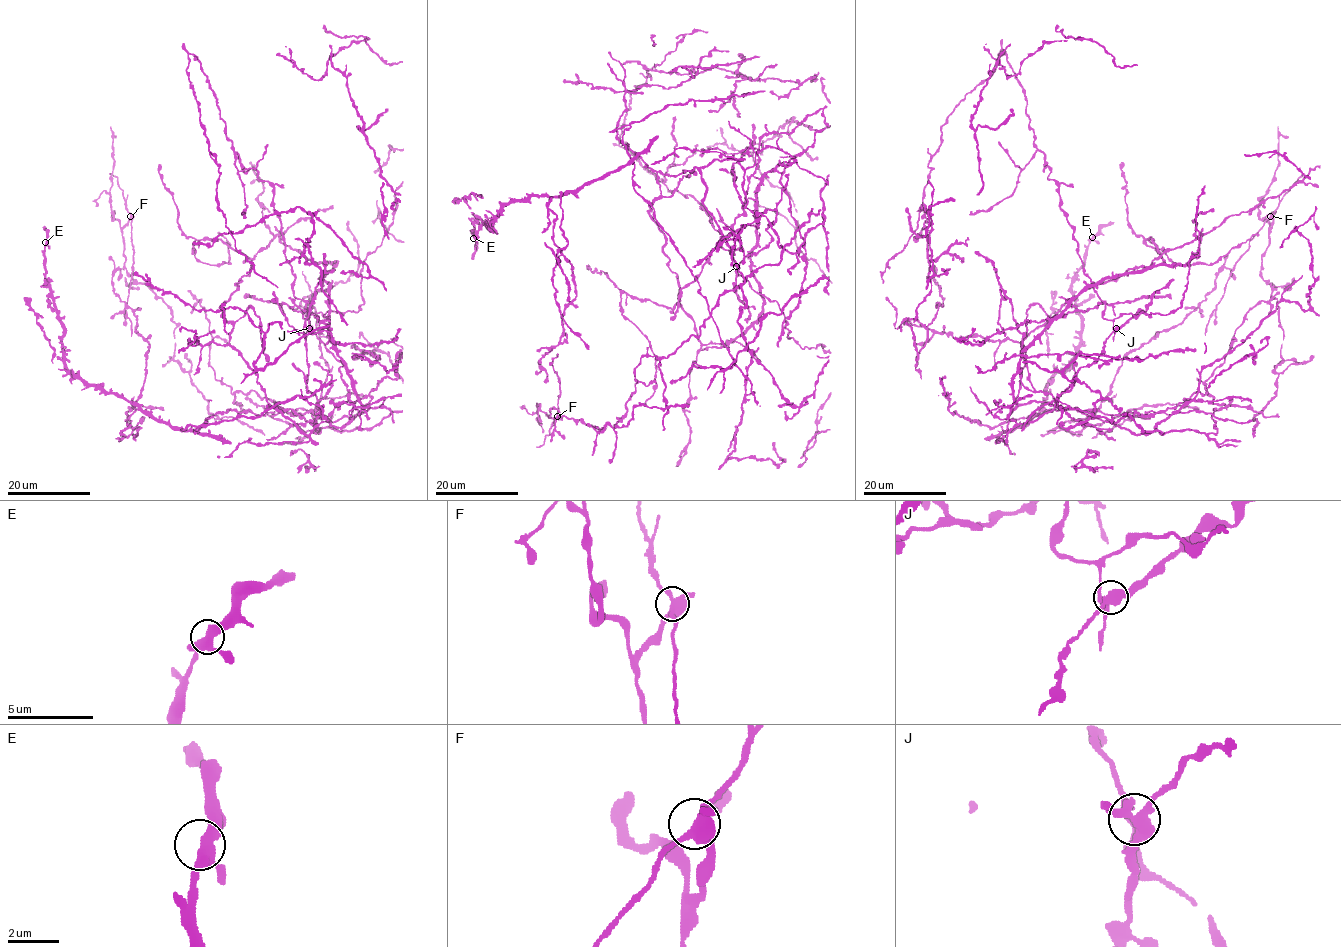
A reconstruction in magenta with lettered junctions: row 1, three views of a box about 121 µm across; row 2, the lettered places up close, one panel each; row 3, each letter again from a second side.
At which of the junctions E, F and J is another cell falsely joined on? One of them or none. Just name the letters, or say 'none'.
F

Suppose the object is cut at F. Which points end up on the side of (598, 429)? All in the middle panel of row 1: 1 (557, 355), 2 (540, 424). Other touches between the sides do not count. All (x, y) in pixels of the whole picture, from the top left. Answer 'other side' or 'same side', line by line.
1: other side
2: same side

